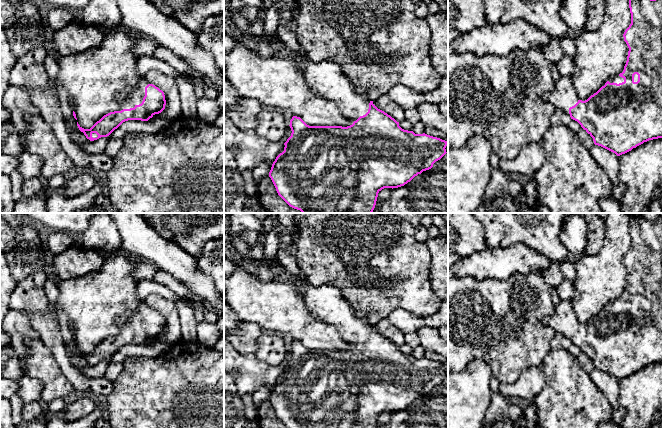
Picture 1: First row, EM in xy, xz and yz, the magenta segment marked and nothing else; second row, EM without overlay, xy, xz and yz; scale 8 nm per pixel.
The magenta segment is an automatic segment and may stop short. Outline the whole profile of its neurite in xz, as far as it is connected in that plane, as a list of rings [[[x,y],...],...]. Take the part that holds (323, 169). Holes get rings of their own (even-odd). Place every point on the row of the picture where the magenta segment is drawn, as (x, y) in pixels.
[[[288,48],[285,56],[297,62],[315,94],[332,101],[342,115],[353,121],[347,127],[309,126],[300,117],[292,117],[289,125],[291,136],[269,172],[278,195],[290,207],[302,213],[372,213],[382,189],[404,186],[418,174],[431,169],[447,153],[447,141],[402,129],[399,122],[378,109],[366,94],[356,90],[340,65],[329,61],[314,62],[306,51],[300,54]]]

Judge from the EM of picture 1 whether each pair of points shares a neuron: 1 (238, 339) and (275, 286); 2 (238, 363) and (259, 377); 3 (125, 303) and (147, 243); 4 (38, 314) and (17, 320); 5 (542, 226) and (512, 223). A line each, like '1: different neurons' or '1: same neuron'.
1: different neurons
2: same neuron
3: different neurons
4: different neurons
5: same neuron

